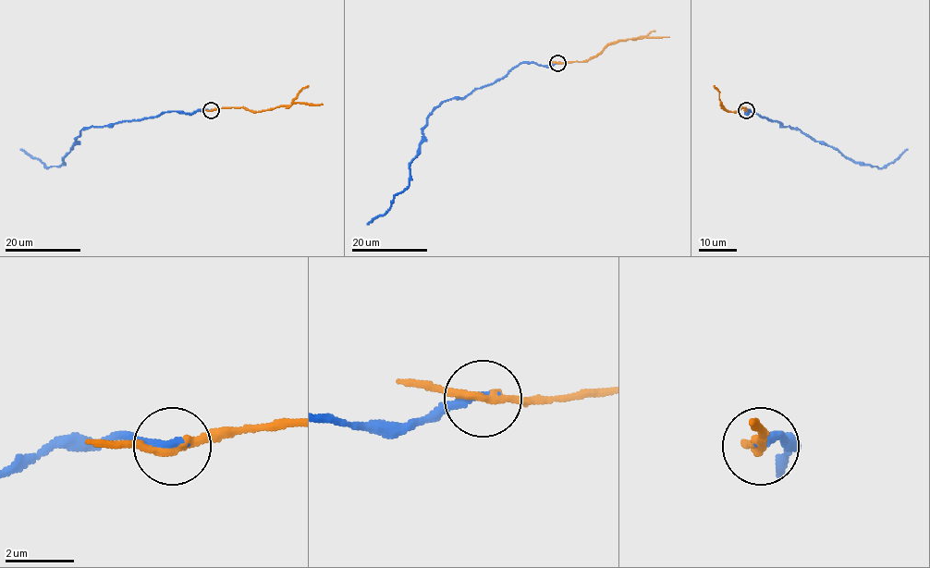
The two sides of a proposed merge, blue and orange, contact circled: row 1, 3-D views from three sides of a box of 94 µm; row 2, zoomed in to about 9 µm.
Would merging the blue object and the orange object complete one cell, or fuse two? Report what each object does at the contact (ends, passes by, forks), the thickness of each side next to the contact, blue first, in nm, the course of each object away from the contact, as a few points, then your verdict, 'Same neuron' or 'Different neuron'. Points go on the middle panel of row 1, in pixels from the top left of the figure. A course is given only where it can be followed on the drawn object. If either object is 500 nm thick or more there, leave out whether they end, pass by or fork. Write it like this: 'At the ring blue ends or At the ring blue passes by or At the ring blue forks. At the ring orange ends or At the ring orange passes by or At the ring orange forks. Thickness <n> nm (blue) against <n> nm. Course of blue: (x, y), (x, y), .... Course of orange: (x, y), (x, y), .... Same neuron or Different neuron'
At the ring blue ends. At the ring orange passes by. Thickness 240 nm (blue) against 220 nm. Course of blue: (557, 63), (520, 63), (493, 83), (443, 101), (427, 118), (406, 188), (383, 215), (367, 224). Course of orange: (557, 63), (587, 61), (608, 44), (627, 39), (669, 37). Different neuron

